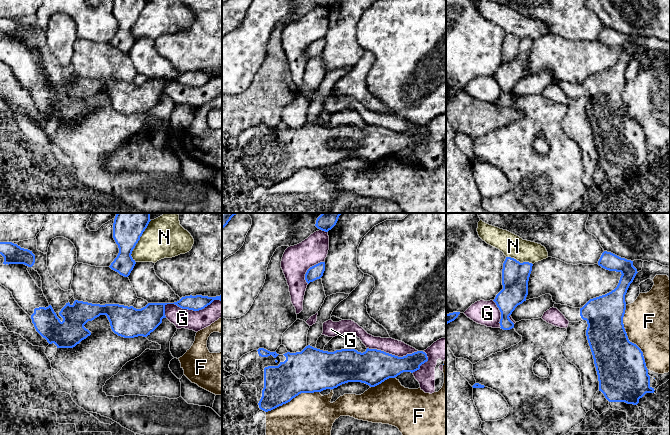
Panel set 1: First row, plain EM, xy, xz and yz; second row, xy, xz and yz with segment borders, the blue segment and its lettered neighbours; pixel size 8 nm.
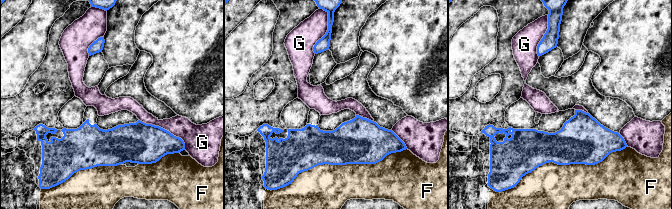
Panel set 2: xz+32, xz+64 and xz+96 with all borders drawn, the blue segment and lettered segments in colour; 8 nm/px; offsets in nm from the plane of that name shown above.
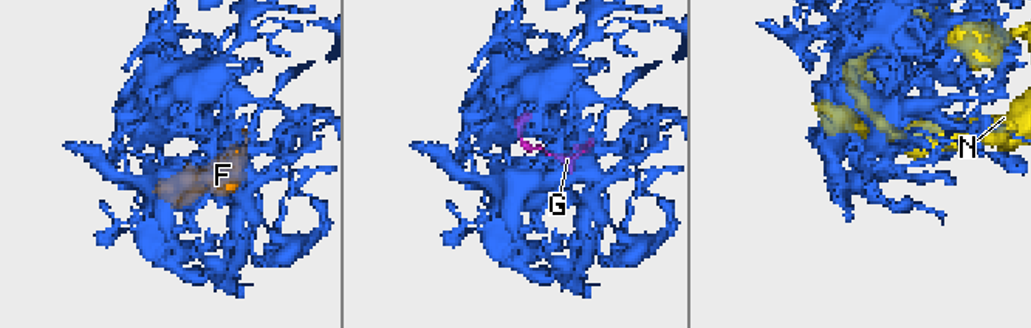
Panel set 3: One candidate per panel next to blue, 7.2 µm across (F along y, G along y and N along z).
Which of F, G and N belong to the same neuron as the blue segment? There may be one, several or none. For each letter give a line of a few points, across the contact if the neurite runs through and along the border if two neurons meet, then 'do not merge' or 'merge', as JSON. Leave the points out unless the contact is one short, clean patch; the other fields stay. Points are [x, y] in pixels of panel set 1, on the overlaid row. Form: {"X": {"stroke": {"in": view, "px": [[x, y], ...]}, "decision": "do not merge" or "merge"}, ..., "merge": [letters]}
{"F": {"decision": "do not merge"}, "G": {"decision": "do not merge"}, "N": {"decision": "do not merge"}, "merge": []}

